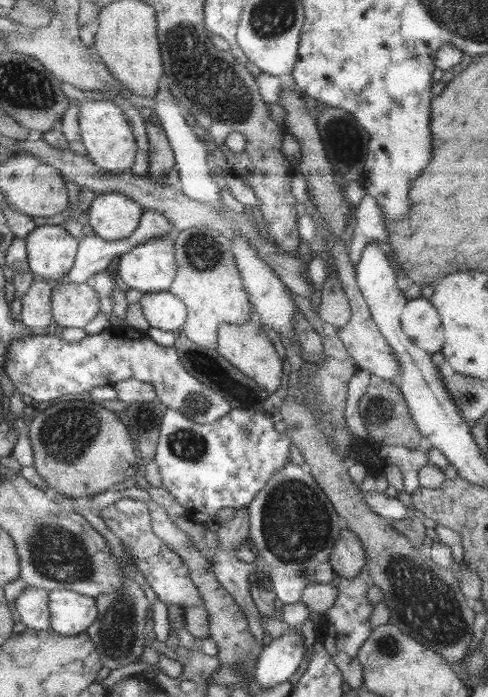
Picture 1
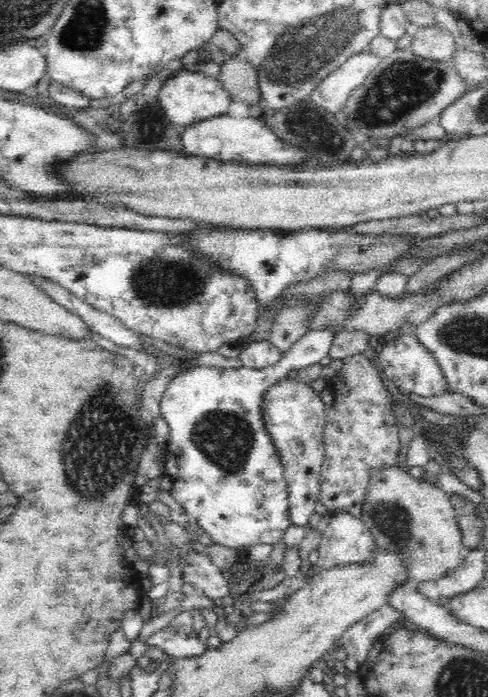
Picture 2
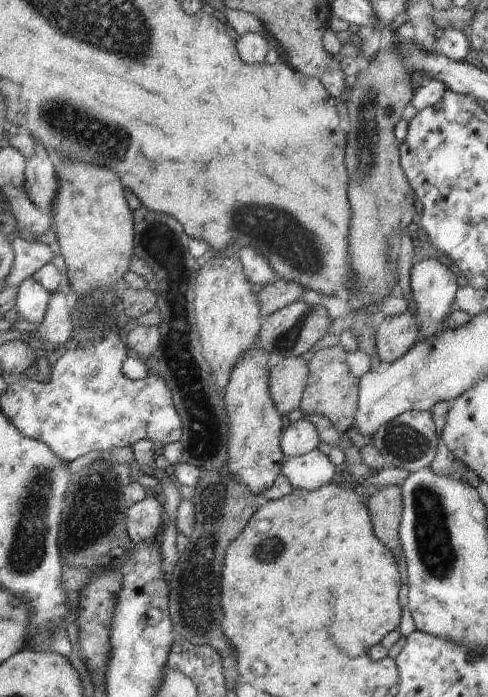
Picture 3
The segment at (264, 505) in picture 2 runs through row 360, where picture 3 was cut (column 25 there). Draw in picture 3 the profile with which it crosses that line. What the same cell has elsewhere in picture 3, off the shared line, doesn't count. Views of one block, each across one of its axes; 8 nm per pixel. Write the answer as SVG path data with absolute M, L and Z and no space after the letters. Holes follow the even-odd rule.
M30 276L20 284L15 310L18 310L21 320L42 323L50 298L51 293L34 276Z

